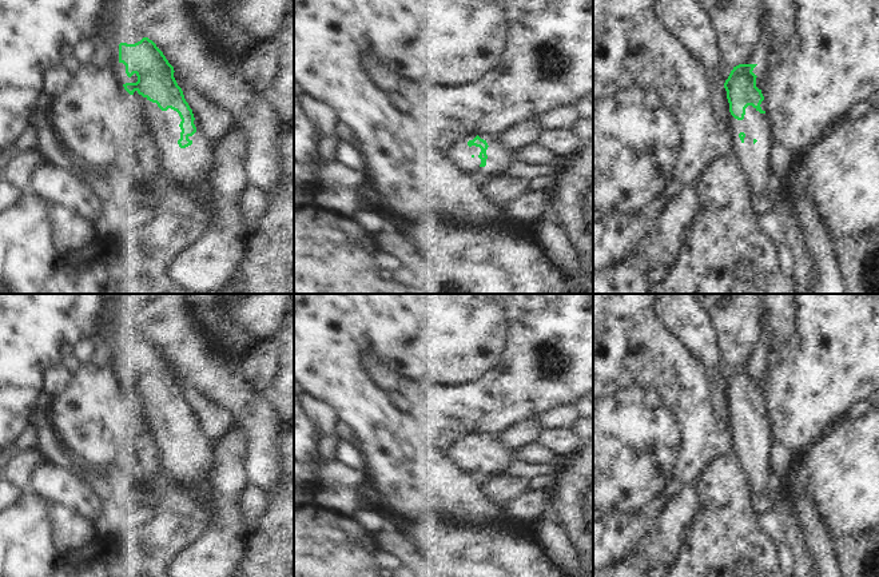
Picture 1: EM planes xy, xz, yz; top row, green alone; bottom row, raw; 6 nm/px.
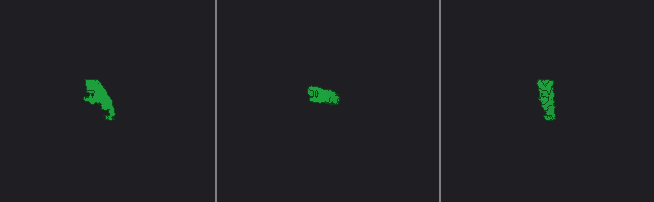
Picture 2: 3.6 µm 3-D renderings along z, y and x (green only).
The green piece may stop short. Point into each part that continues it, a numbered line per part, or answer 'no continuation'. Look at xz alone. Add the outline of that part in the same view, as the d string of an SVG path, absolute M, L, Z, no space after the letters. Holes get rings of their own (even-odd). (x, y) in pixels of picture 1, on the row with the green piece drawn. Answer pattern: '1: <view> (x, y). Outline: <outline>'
1: xz (500, 158). Outline: M464 132L457 134L450 158L469 174L482 179L489 179L502 175L502 172L508 170L510 164L517 159L517 155L512 154L506 148L500 135ZM477 135L489 146L486 150L488 159L485 167L480 166L481 159L478 155L481 148L476 146L468 146L468 142L473 140Z

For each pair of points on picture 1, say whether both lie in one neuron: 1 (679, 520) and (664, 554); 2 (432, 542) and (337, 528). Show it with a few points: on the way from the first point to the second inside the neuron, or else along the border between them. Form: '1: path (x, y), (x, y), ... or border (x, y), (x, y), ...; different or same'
1: path (671, 528), (664, 546); same
2: border (374, 534), (384, 544); different

